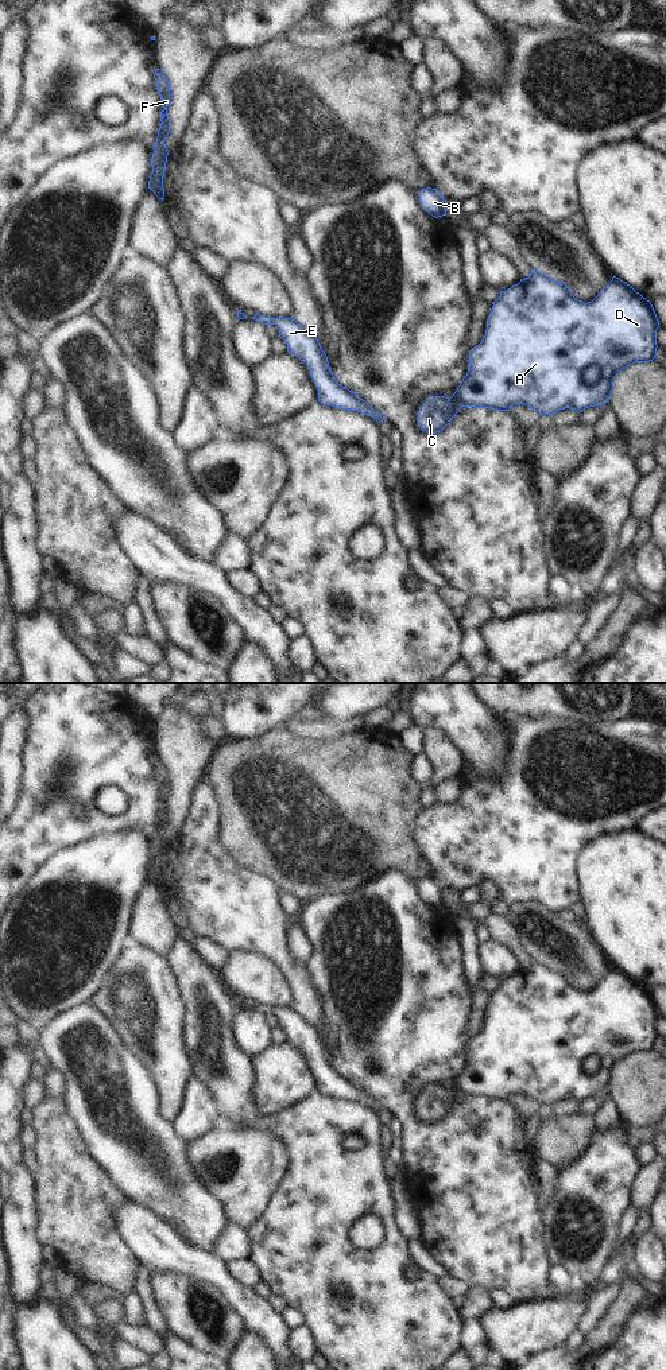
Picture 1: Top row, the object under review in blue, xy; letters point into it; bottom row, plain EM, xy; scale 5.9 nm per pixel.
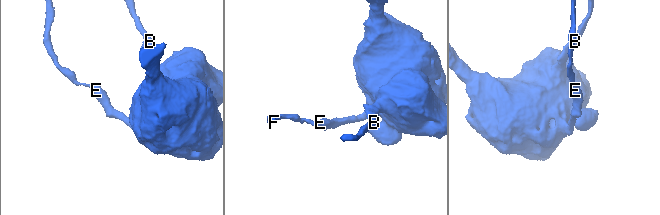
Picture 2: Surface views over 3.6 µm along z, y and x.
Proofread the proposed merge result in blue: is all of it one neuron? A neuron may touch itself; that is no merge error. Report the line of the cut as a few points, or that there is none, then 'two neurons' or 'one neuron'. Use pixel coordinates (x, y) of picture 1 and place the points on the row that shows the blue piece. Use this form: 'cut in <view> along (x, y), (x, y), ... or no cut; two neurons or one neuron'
no cut; one neuron

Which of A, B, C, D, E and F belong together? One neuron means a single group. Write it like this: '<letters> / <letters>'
A B C D E F

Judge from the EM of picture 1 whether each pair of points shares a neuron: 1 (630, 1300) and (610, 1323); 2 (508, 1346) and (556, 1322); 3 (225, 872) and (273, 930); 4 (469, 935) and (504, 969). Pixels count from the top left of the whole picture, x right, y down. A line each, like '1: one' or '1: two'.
1: one
2: one
3: one
4: two

